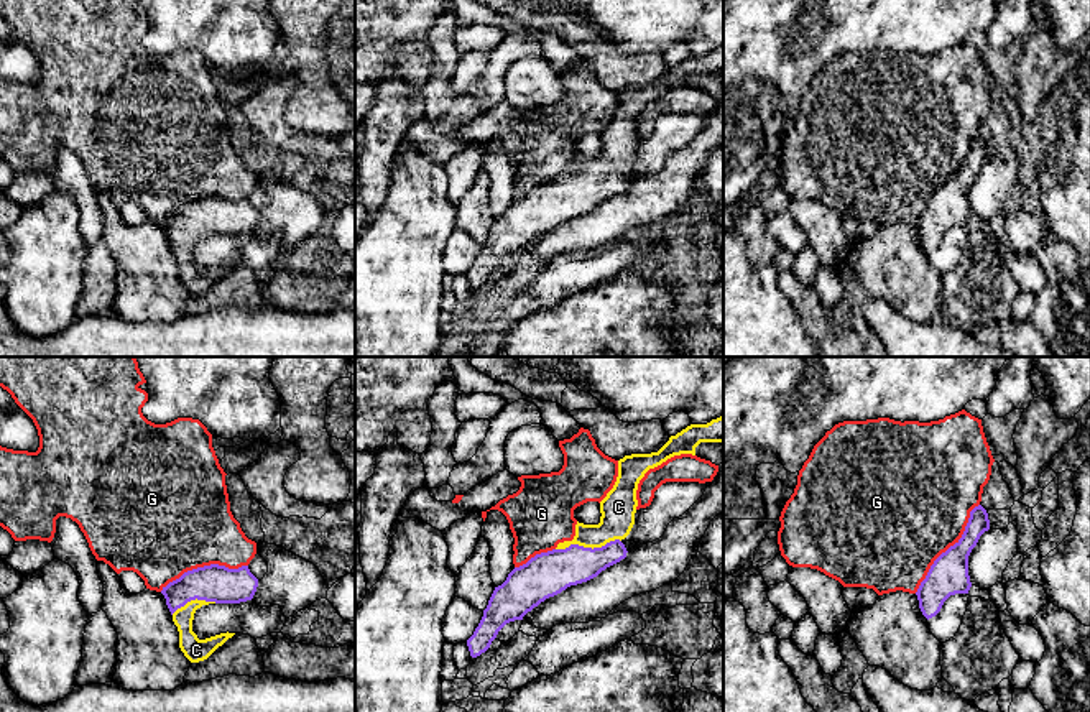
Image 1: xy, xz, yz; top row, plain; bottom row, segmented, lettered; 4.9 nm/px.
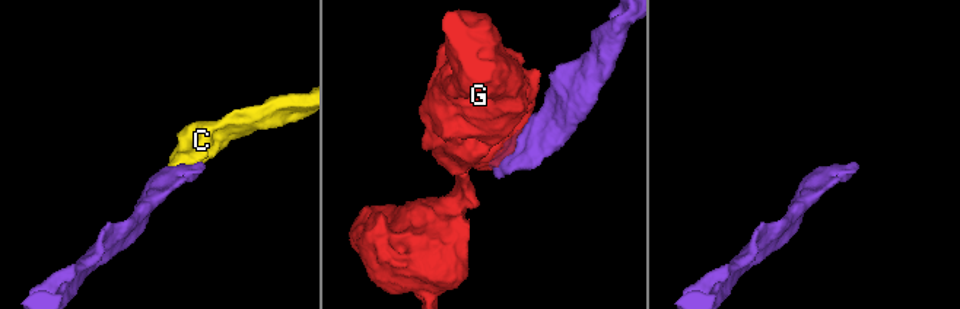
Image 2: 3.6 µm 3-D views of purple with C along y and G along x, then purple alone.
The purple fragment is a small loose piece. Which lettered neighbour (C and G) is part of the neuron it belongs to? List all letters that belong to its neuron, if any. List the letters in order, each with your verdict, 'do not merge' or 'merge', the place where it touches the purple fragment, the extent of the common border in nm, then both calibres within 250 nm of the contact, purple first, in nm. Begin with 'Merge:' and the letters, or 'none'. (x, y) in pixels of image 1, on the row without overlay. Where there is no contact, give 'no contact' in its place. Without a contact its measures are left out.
Merge: C
C: merge | xz (587, 180) | 320 nm | 220/170 nm
G: do not merge | yz (949, 180) | 550 nm | 190/500 nm

